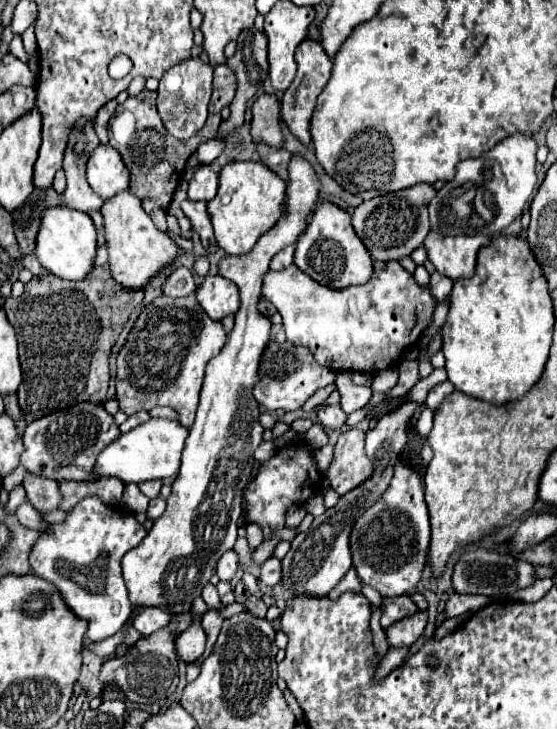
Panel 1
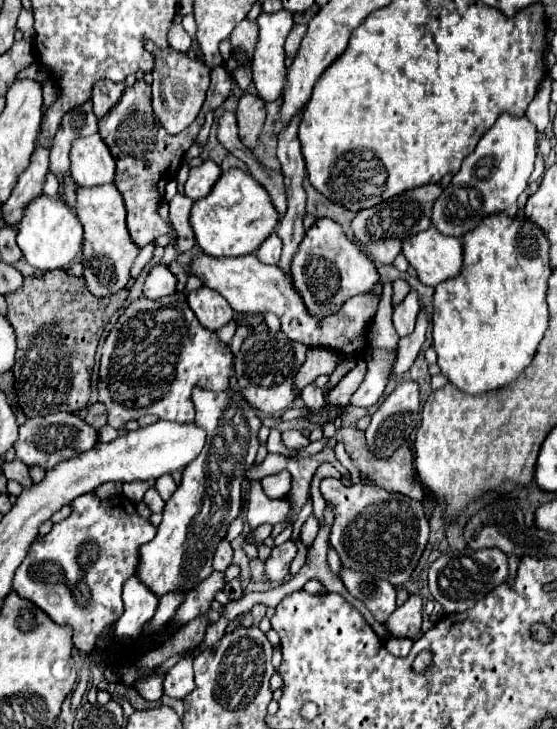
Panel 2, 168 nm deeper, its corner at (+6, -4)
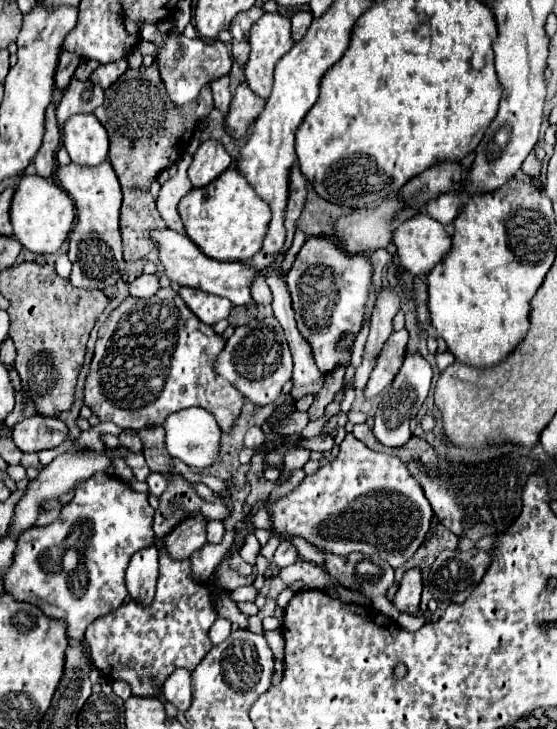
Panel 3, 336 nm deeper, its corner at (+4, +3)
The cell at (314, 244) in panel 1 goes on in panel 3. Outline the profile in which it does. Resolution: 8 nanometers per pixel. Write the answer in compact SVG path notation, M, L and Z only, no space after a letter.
M310 236L298 252L292 268L286 274L286 284L292 294L298 328L314 350L314 360L320 372L328 374L336 366L350 362L350 350L338 352L336 342L342 334L358 334L362 328L366 302L370 298L374 266L366 254L342 252L330 236Z

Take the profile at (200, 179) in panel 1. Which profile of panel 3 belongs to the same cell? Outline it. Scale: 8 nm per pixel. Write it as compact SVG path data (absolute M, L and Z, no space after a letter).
M216 140L202 142L192 158L194 160L188 168L188 178L194 188L202 188L202 186L210 184L232 164L230 154Z

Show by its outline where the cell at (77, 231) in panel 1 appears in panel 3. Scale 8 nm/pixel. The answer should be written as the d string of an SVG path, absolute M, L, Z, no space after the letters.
M22 174L12 198L10 218L14 226L14 236L24 248L34 254L58 254L62 244L68 240L68 234L74 224L74 202L70 196L52 180L40 178L36 174Z

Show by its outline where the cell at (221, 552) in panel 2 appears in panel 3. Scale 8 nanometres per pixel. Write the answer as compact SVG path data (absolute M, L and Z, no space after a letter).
M210 520L208 522L208 542L220 544L224 534L226 534L226 528L224 528L224 524L220 520Z

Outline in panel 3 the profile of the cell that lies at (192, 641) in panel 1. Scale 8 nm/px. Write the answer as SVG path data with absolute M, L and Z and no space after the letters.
M178 668L174 670L164 686L162 686L162 692L164 692L164 698L168 702L172 702L178 710L186 710L192 702L192 686L190 686L190 676L192 672L190 670L184 670L184 668Z

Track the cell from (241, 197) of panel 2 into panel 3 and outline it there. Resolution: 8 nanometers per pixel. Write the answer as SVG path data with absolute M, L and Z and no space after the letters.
M228 168L222 176L218 176L218 180L204 188L190 190L178 204L178 212L182 216L186 236L206 256L224 262L250 260L262 248L262 240L272 216L268 202L264 202L254 188L250 188L250 182L240 176L236 168Z

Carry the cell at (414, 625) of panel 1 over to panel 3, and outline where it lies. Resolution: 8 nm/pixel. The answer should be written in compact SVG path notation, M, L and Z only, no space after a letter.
M412 568L404 574L400 582L400 590L394 598L394 606L398 612L406 612L414 616L420 610L420 594L422 594L422 576L418 568Z

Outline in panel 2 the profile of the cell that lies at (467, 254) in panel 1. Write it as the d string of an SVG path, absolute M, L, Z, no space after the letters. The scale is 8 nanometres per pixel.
M436 227L404 239L402 253L410 267L416 269L420 283L428 287L436 287L448 277L458 275L462 267L460 239L442 235Z

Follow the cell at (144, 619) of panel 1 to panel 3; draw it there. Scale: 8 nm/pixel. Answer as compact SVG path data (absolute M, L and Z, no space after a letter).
M148 546L136 552L126 568L126 588L136 604L150 606L158 580L158 548Z

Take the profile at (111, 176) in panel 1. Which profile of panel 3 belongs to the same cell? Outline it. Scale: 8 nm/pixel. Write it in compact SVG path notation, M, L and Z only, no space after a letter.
M94 114L72 116L64 124L64 148L74 164L98 166L108 160L108 134Z

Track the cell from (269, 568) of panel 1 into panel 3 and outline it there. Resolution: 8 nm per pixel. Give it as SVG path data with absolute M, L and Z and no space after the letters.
M280 542L276 554L274 554L274 562L278 568L286 568L290 564L294 564L298 560L298 552L290 542Z

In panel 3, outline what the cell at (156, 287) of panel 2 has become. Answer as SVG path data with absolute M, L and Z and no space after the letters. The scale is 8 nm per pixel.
M142 274L130 284L130 294L134 298L150 298L160 290L160 280L156 274Z

